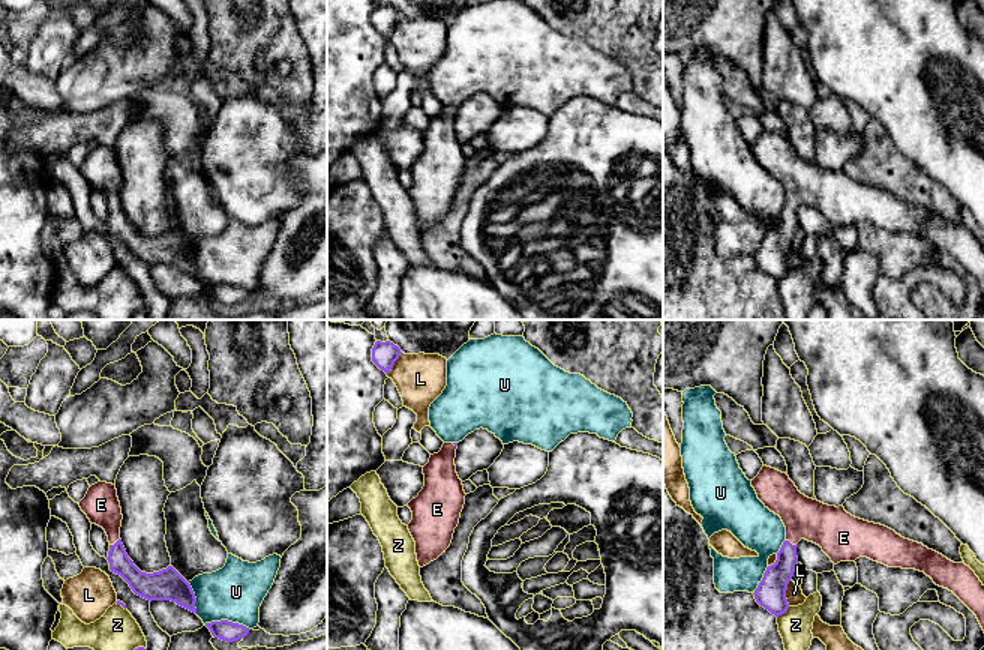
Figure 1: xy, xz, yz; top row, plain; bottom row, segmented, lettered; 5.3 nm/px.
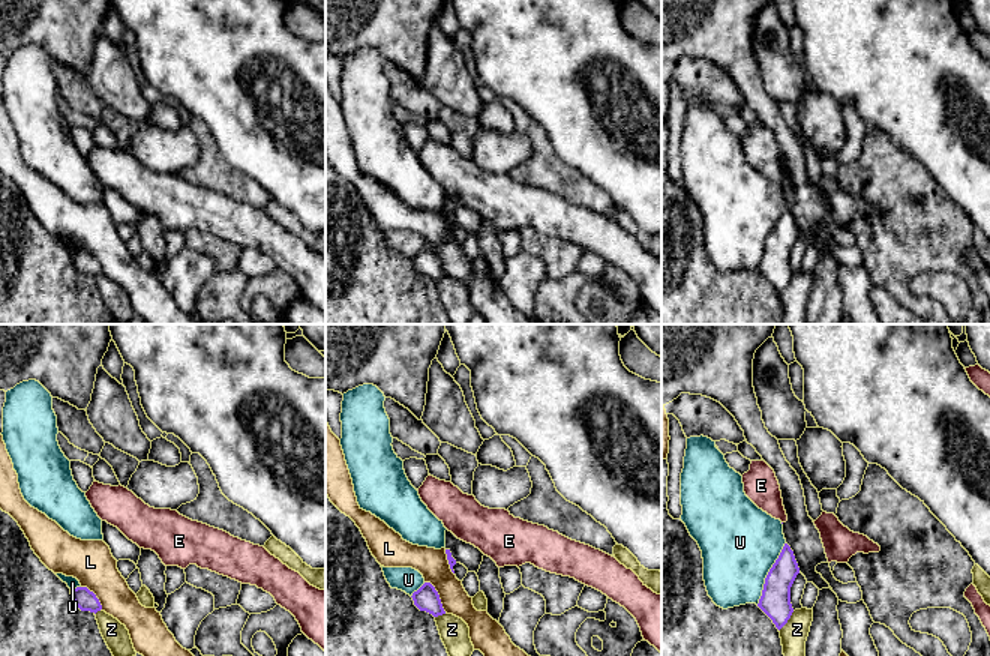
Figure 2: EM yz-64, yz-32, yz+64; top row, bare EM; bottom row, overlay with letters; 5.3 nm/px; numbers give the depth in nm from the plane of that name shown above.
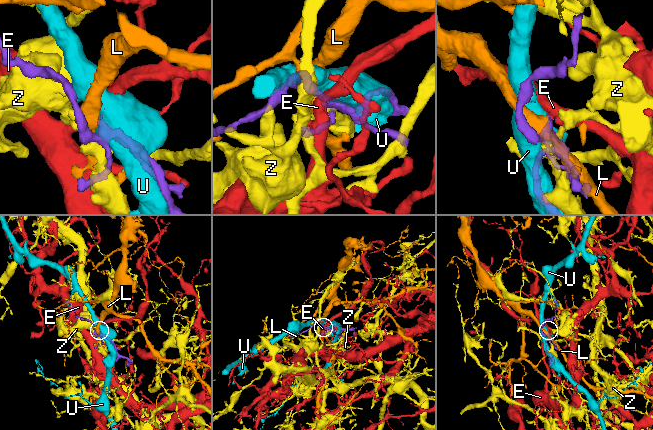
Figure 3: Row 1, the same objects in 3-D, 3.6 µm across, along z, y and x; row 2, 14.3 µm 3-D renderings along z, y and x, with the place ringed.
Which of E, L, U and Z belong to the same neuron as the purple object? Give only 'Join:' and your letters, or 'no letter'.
Join: E

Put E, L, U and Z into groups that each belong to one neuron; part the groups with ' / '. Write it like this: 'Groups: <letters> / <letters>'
Groups: E / L / U / Z

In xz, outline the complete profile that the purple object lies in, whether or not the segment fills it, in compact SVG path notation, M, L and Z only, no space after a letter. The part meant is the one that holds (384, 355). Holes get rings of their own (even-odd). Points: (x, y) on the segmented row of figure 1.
M376 341L372 348L372 362L386 374L390 372L394 362L402 354L400 348L390 341Z

